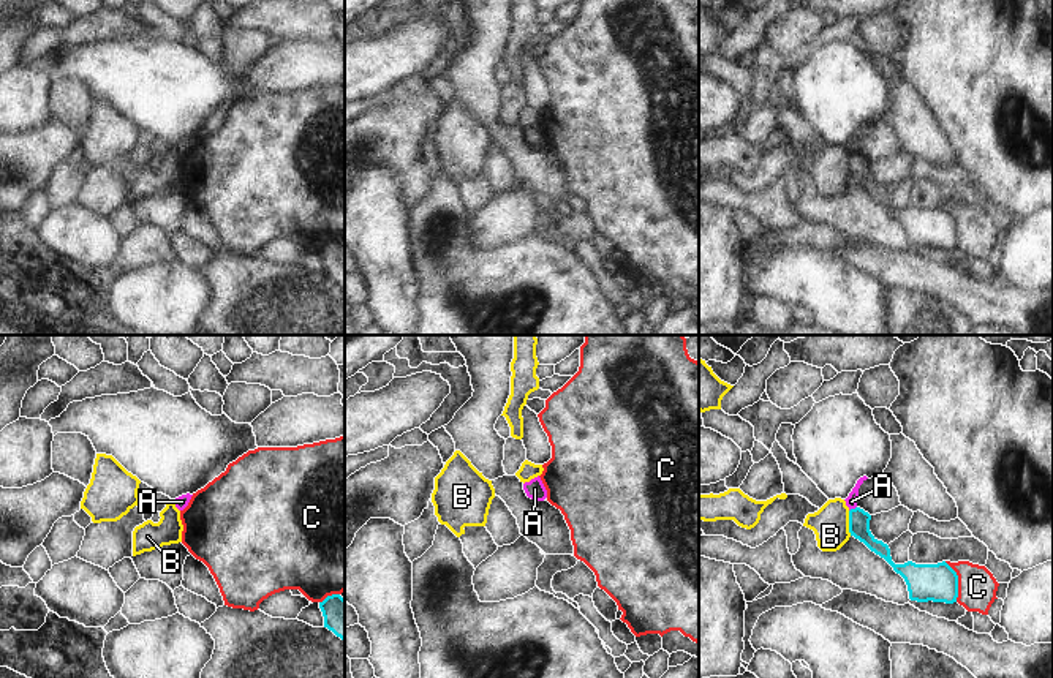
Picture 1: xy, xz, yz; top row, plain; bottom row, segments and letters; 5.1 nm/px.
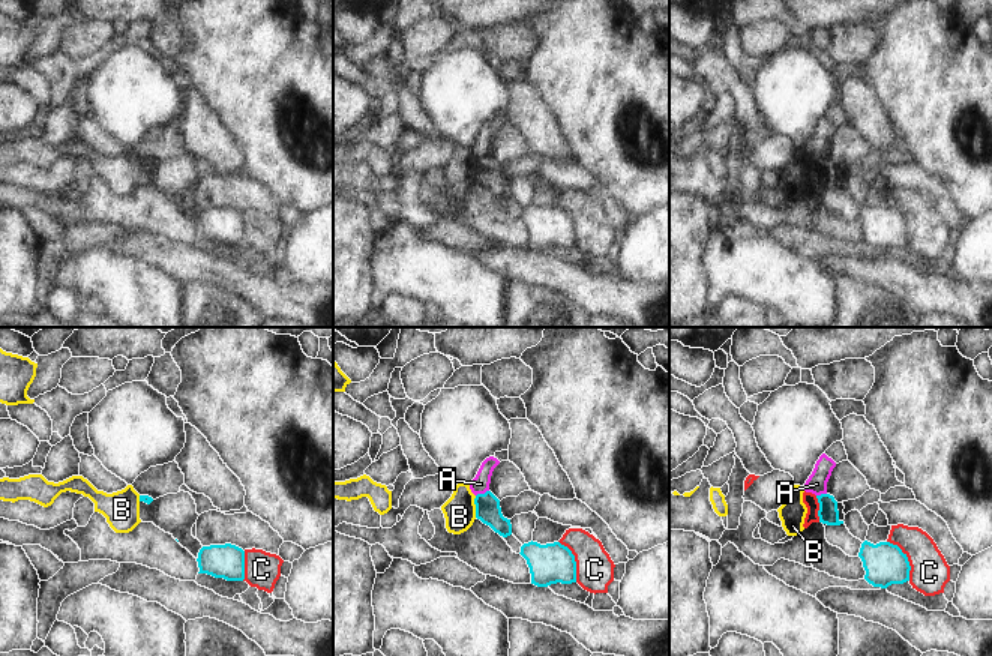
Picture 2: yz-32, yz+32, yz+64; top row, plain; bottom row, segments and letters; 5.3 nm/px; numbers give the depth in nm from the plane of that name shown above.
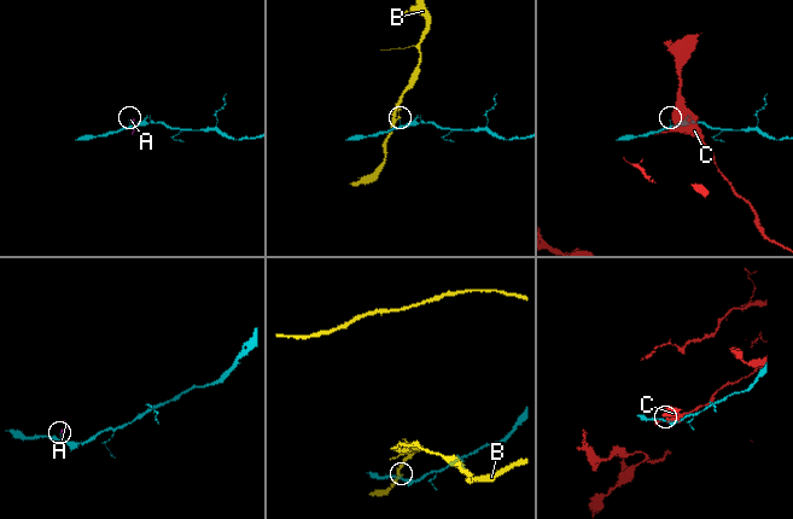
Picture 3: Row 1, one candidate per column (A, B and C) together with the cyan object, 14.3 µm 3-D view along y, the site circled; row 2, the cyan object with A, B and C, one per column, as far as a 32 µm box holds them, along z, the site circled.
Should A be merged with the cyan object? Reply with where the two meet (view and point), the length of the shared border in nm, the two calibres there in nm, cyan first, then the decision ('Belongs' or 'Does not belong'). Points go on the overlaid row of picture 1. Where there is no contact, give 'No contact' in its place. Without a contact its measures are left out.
Touches cyan at yz (852, 509). Shared border 50 nm. Thickness 110 nm (cyan) against 60 nm. Does not belong

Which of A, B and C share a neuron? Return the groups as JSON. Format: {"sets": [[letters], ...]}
{"sets": [["A"], ["B"], ["C"]]}

